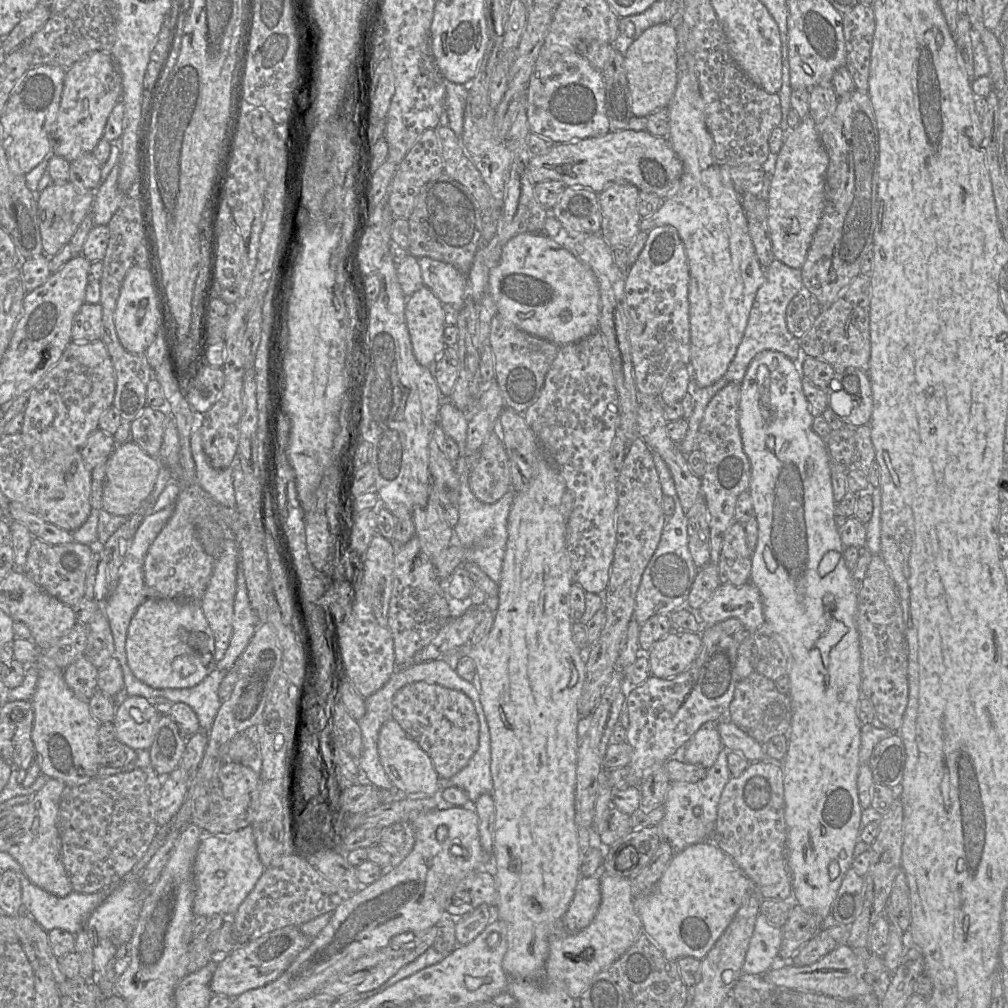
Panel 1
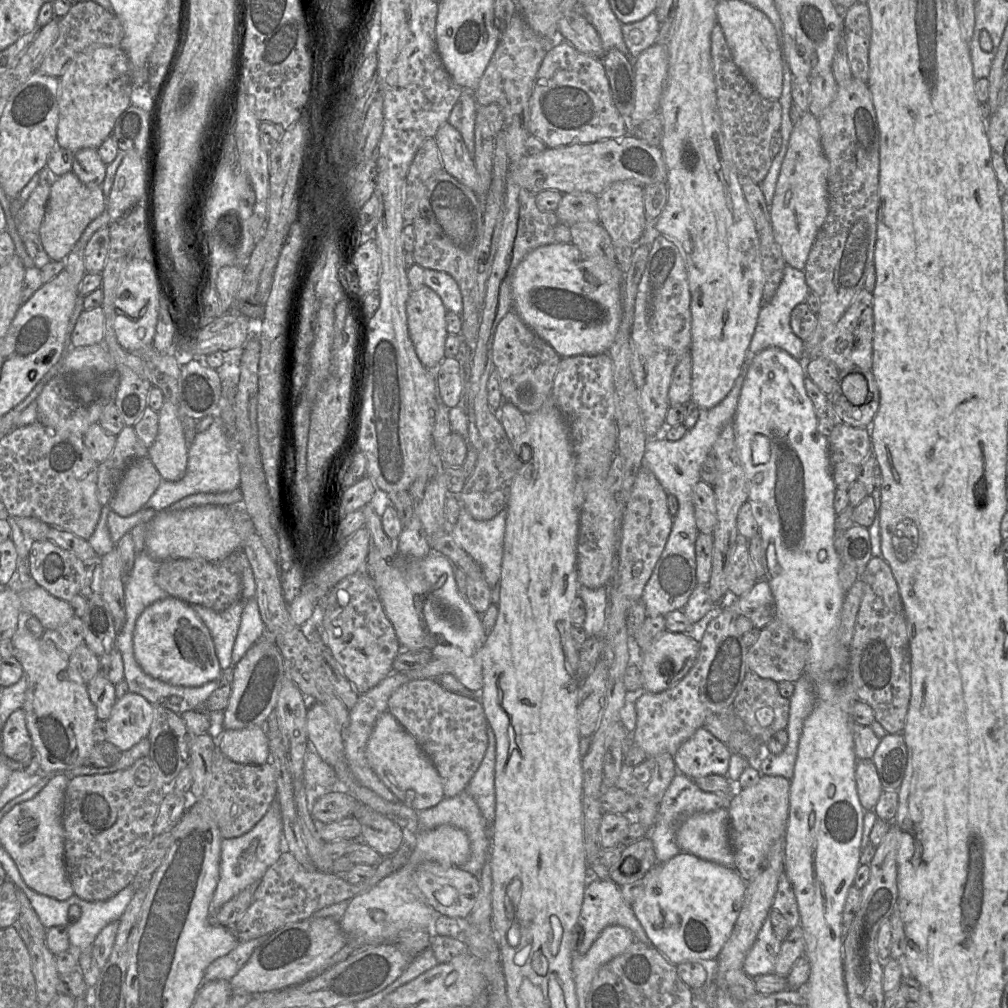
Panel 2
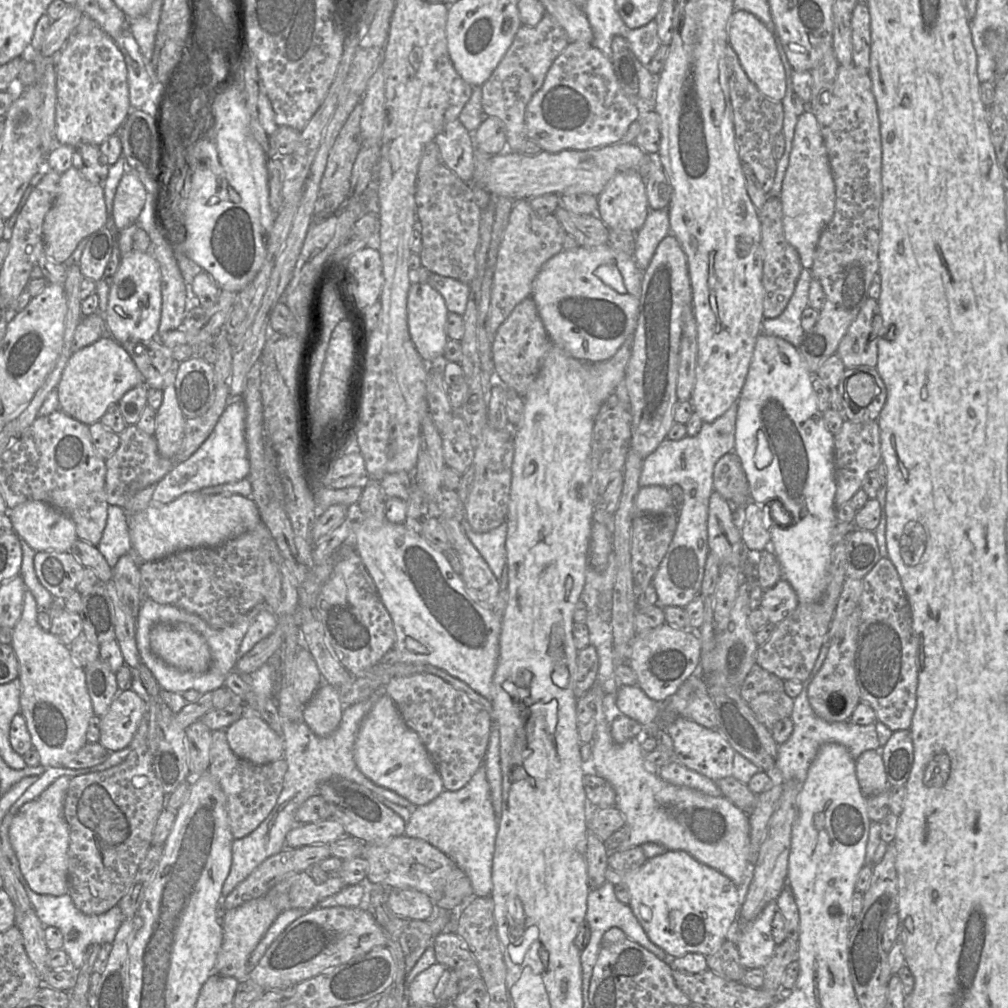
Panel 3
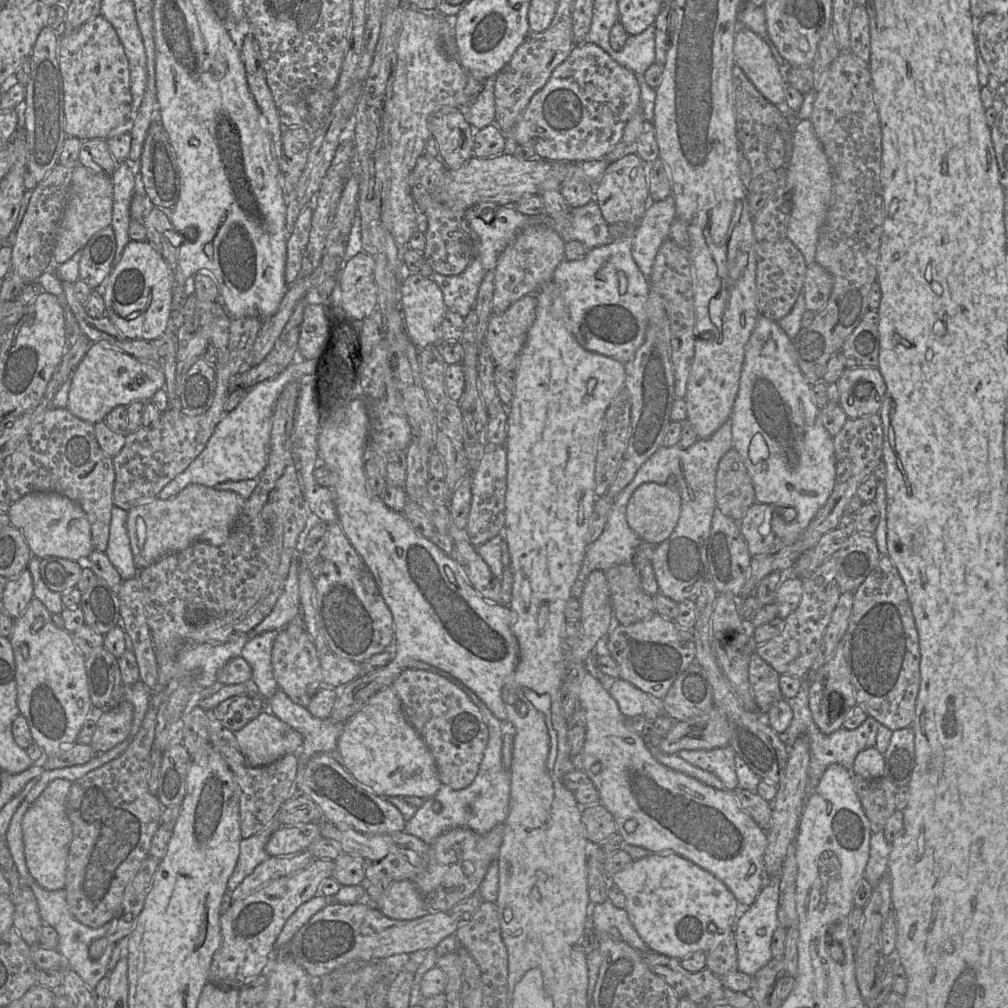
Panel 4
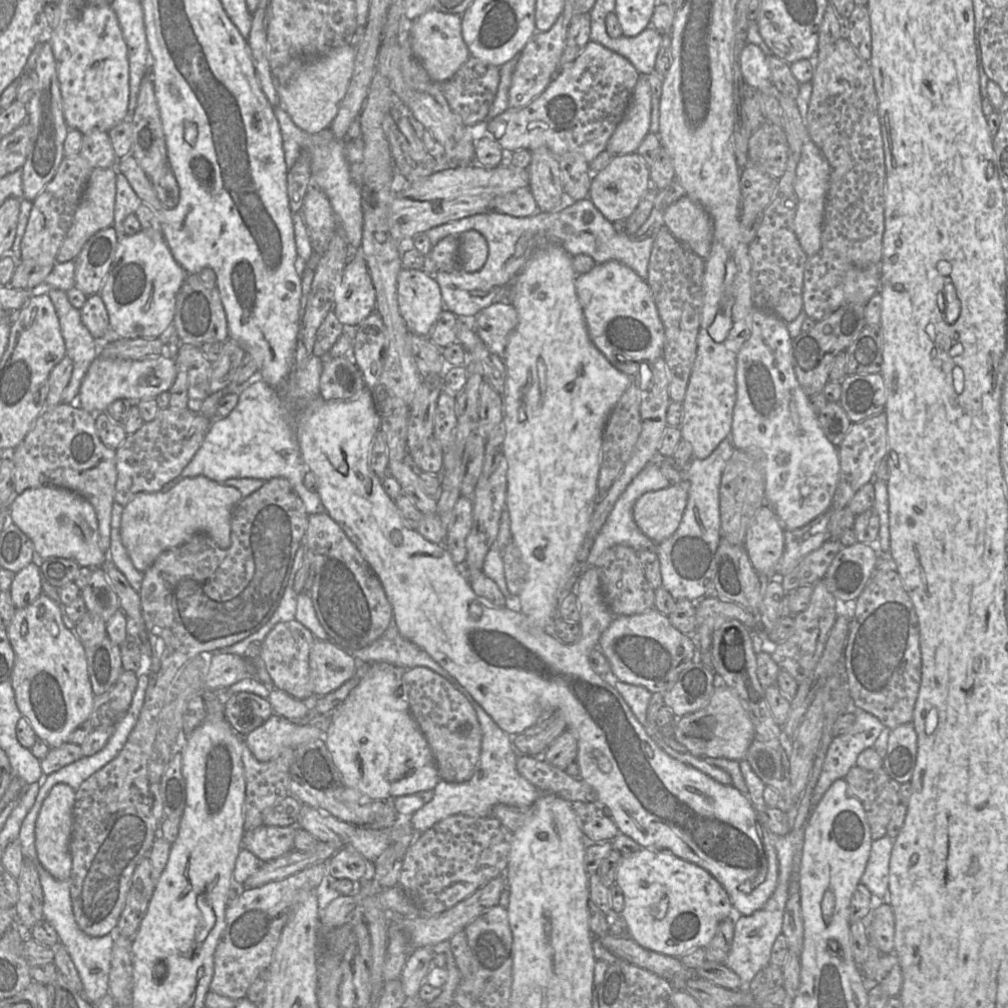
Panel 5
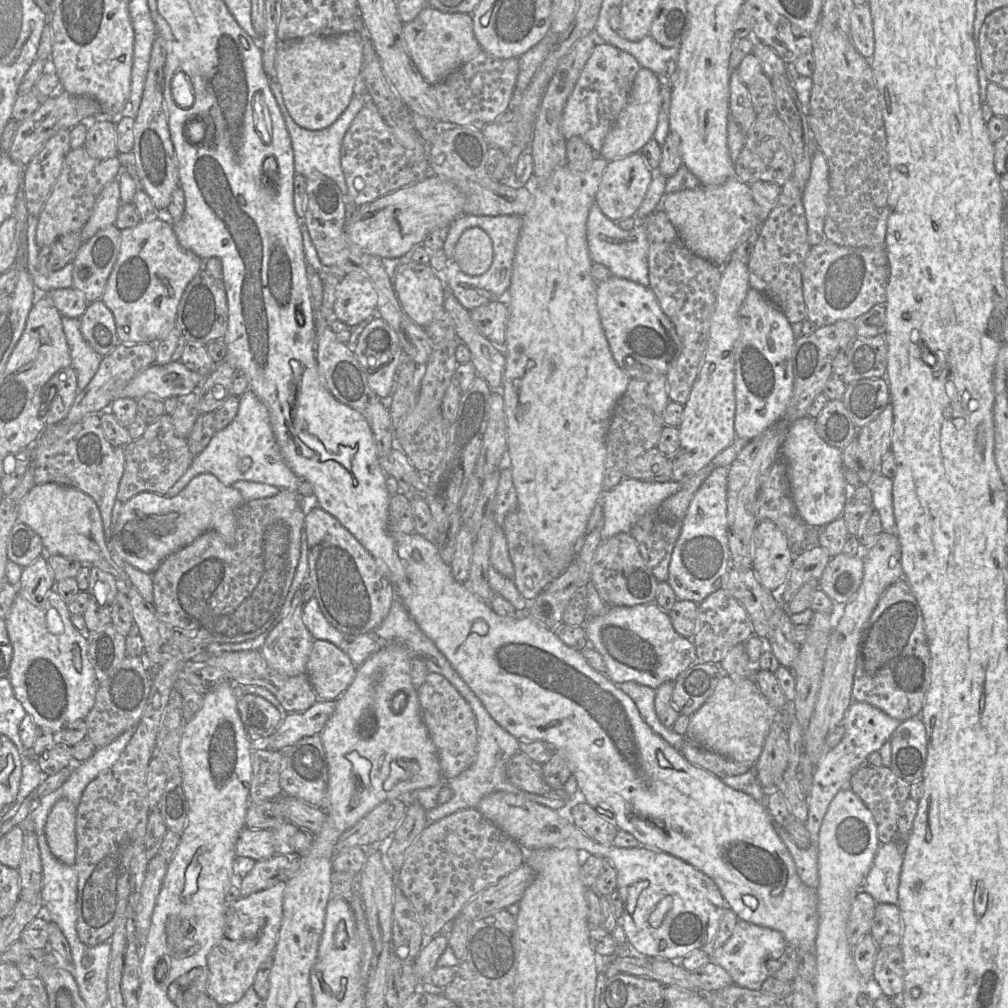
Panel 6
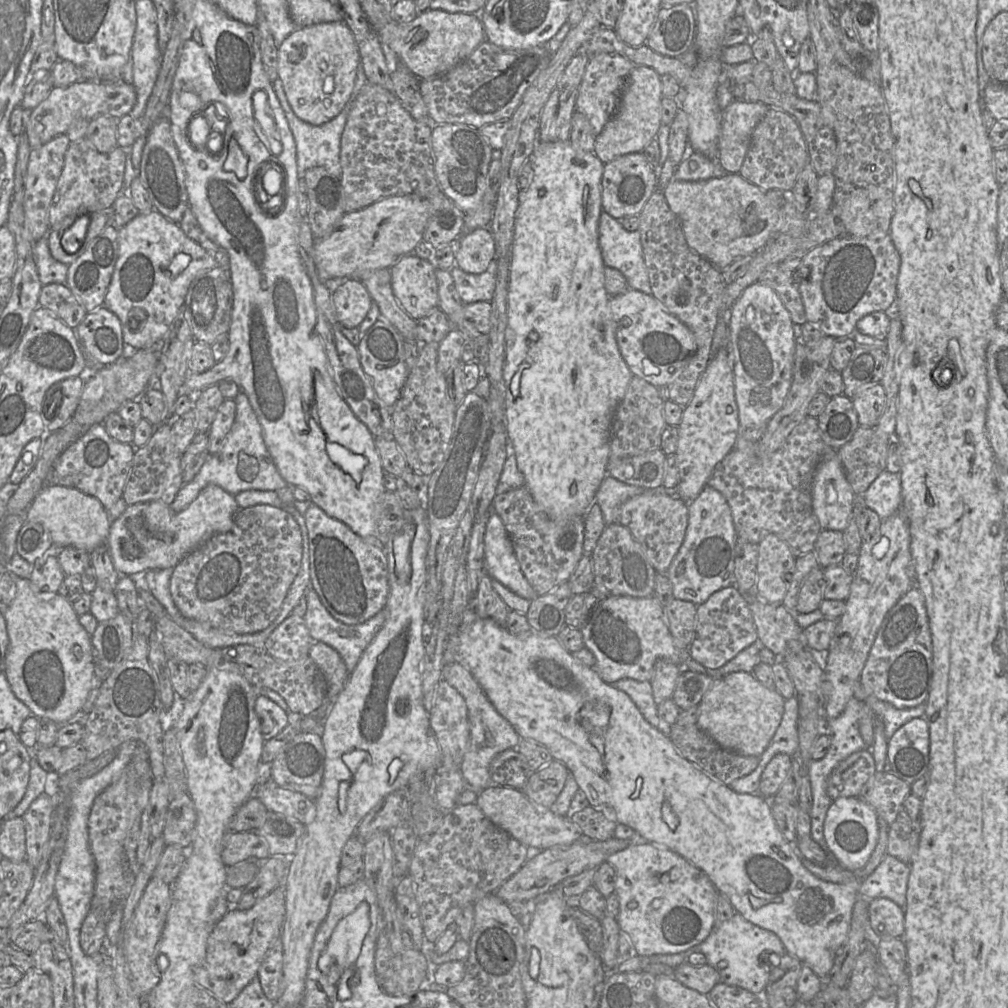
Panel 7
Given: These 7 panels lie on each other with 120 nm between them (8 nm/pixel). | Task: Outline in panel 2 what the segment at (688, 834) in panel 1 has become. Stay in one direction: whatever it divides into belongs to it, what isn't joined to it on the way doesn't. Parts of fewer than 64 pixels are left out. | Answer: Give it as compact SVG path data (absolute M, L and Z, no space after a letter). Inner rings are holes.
M678 772L663 795L654 825L648 830L647 836L653 842L657 863L664 863L681 852L676 835L679 827L687 818L697 813L715 811L720 808L727 809L732 796L732 794L723 792L703 791L694 780Z

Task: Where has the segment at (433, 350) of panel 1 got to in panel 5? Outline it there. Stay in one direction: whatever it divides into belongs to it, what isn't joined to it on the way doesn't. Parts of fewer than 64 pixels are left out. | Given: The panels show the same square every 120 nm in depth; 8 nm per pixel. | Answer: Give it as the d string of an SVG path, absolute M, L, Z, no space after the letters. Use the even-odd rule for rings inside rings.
M402 269L397 283L398 305L408 330L429 336L444 309L436 280L422 270Z

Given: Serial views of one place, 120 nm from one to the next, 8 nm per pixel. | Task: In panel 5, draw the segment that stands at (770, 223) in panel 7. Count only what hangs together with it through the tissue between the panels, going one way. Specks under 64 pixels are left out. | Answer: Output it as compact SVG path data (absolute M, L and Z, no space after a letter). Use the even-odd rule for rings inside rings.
M684 196L671 204L664 223L671 234L703 259L707 259L713 240L713 222L697 202Z

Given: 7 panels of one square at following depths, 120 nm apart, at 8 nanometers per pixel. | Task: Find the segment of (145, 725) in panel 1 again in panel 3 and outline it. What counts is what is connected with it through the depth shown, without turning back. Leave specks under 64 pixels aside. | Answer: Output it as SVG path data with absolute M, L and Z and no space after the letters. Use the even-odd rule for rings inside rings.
M133 690L120 691L111 702L105 715L100 717L99 744L109 752L116 752L127 747L132 741L142 719L147 716L148 704Z

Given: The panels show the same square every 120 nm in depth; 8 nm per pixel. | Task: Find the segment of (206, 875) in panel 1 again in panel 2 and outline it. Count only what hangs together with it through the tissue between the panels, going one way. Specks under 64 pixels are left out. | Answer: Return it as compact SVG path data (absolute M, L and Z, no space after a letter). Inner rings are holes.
M275 800L271 803L263 818L259 820L250 831L239 837L222 838L219 880L213 898L210 902L210 912L218 911L226 902L238 895L241 891L255 882L260 881L267 869L279 859L283 851L288 850L284 848L281 812L278 803Z

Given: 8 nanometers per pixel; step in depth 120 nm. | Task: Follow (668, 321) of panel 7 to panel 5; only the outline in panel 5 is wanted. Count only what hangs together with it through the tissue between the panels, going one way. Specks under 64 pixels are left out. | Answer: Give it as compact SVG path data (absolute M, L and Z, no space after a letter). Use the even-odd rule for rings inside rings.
M614 260L596 264L591 271L578 274L575 289L590 340L617 369L634 377L642 361L662 356L664 327L650 286L631 268Z

